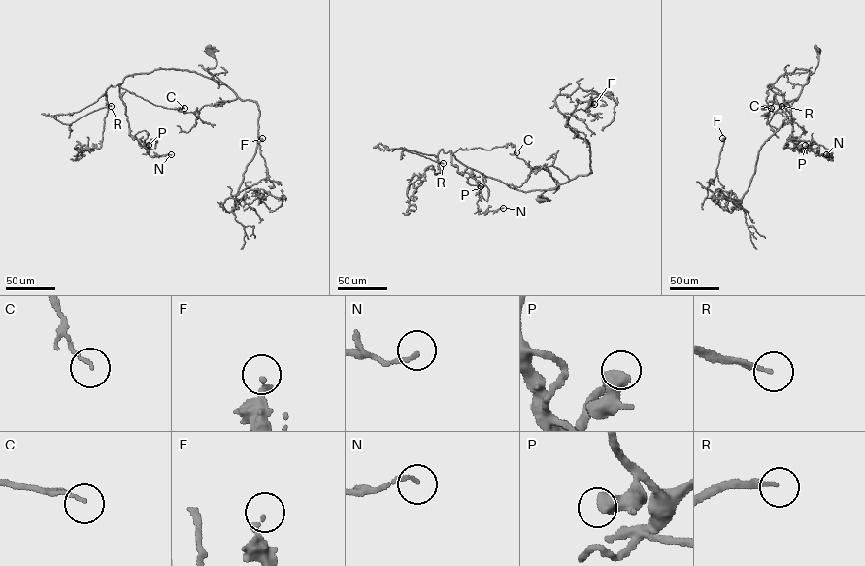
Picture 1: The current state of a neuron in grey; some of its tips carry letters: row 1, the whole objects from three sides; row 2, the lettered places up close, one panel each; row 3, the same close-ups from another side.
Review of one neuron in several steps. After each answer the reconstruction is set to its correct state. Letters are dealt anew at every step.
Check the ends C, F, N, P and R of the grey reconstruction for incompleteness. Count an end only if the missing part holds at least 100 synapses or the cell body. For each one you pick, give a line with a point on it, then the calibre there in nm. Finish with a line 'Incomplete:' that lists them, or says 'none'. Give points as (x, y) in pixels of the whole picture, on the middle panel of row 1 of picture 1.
R: Place: (443, 163). Thickness 160 nm
Incomplete: R

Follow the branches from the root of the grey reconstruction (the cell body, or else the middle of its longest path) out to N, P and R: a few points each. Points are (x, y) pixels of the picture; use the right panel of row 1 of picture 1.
N: (819, 50), (807, 82), (811, 71), (796, 69), (769, 84), (791, 116), (792, 141), (822, 145), (826, 154)
P: (819, 50), (807, 82), (811, 71), (796, 69), (769, 84), (781, 92), (791, 116), (792, 140), (805, 145)
R: (819, 50), (807, 82), (811, 71), (796, 69), (767, 85), (775, 93), (761, 116), (767, 124), (781, 106)

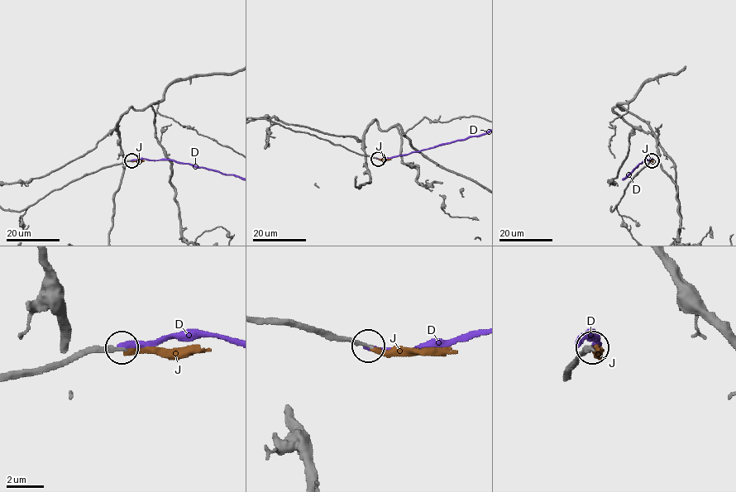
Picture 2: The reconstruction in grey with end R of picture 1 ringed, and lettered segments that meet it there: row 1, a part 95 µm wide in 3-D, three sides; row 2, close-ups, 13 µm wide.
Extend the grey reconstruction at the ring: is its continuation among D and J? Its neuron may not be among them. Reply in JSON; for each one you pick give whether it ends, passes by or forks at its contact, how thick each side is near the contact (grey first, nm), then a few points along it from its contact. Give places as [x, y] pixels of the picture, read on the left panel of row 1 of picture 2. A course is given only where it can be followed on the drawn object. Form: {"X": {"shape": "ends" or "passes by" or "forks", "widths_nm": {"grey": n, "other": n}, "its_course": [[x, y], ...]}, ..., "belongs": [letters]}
{"D": {"shape": "ends", "widths_nm": {"grey": 220, "other": 300}}, "belongs": ["D"]}

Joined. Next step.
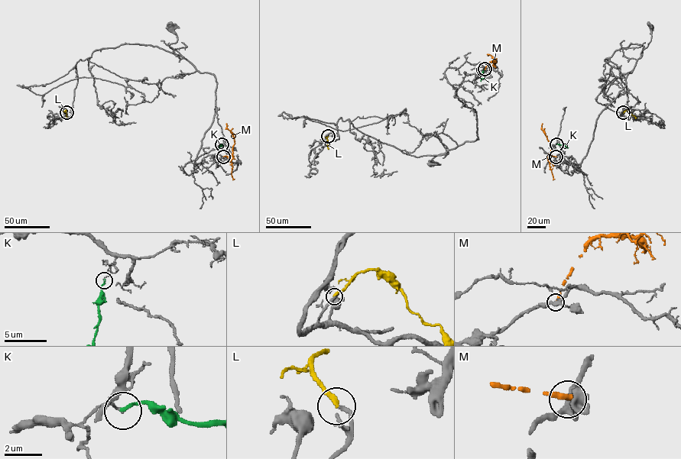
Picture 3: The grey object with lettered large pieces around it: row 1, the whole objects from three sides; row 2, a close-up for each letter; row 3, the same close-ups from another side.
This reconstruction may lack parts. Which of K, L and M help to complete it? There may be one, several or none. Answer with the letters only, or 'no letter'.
L

